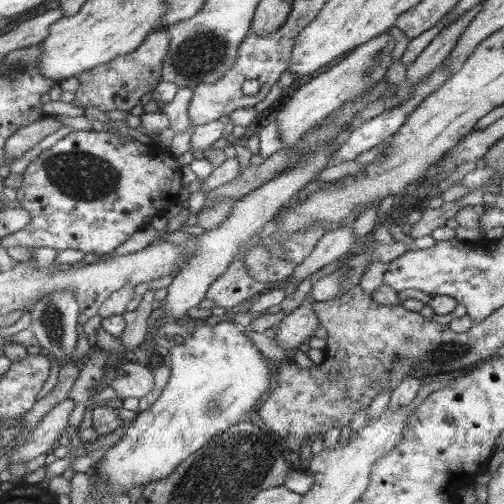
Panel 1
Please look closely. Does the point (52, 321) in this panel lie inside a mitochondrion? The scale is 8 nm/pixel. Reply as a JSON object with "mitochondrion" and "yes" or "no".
{"mitochondrion":"yes"}

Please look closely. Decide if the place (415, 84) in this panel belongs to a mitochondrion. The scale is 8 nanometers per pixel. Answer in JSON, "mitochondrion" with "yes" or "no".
{"mitochondrion":"no"}

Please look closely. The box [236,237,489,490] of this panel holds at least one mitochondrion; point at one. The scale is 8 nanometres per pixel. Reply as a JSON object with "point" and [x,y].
{"point":[446,353]}

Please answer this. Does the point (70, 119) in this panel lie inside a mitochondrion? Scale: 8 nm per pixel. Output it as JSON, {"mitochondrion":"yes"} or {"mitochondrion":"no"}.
{"mitochondrion":"no"}

